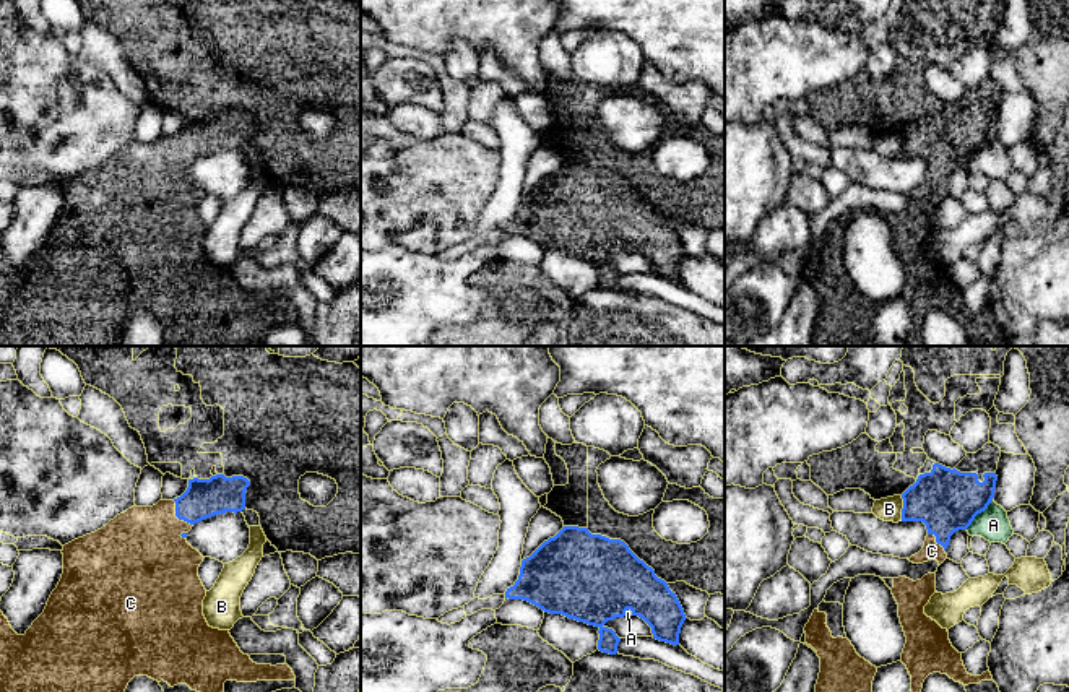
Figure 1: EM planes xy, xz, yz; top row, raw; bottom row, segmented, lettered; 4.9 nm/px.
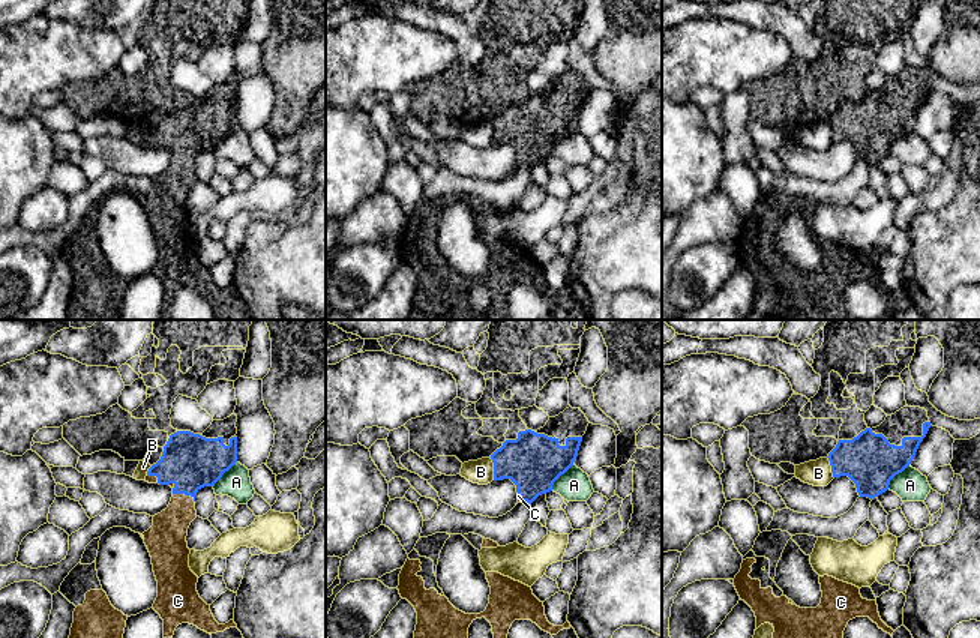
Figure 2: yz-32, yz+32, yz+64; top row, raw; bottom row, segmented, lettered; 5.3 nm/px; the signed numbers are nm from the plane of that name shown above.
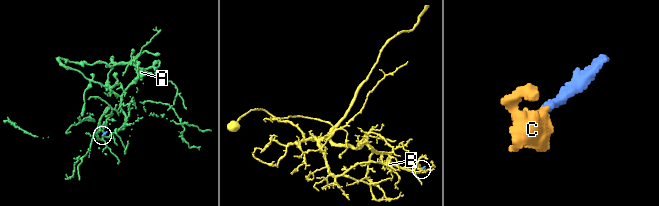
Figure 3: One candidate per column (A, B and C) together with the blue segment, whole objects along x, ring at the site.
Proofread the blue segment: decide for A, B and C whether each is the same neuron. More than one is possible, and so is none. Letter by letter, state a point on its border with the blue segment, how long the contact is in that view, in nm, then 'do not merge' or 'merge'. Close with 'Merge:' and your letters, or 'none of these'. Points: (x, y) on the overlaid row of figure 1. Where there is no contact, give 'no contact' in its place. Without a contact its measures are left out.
A: yz (978, 512) | 200 nm | do not merge
B: yz (902, 509) | 130 nm | do not merge
C: xy (177, 517) | 160 nm | merge
Merge: C

